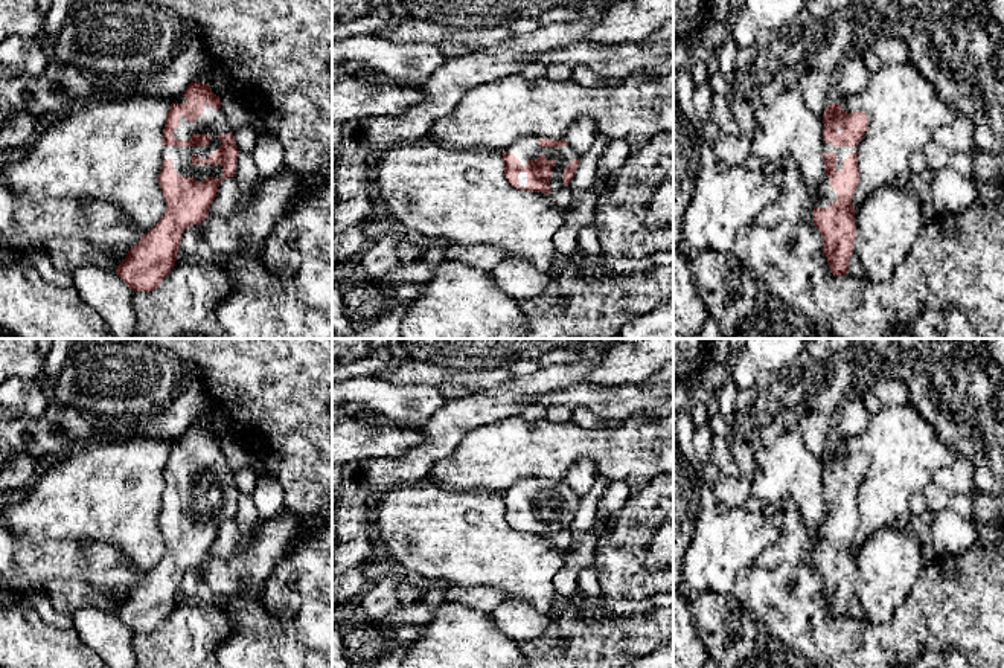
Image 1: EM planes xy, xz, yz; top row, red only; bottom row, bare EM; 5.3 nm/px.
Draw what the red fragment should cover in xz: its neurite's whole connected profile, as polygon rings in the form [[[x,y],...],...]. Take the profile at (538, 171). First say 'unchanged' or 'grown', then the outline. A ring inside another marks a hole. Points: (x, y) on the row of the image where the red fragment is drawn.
grown | [[[539,136],[516,140],[501,156],[510,186],[544,194],[568,186],[580,159],[565,140]]]

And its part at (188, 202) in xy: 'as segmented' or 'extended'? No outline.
extended

